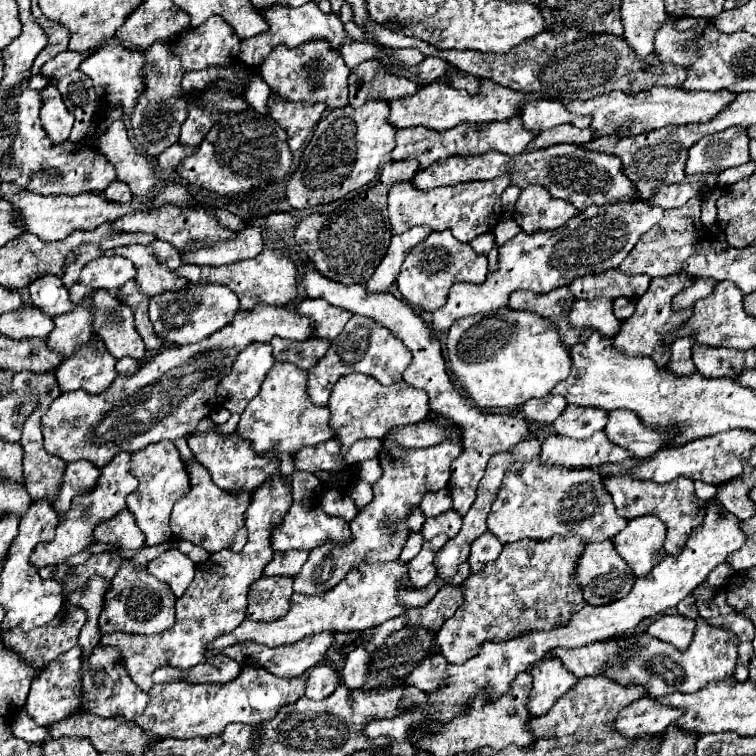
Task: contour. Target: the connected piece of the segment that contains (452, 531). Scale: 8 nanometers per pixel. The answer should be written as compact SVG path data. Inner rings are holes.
M448 510L448 512L442 512L440 516L426 518L420 534L424 536L424 540L432 540L436 534L446 534L448 538L454 538L460 526L462 526L460 514L456 510Z

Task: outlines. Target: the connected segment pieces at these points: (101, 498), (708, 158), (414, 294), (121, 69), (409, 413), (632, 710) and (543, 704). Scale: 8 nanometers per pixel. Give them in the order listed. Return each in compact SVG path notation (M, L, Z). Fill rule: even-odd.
M128 452L116 454L116 458L102 468L102 474L100 474L100 480L98 480L96 488L92 492L88 492L88 496L76 496L76 500L72 500L72 508L70 508L68 516L64 516L64 520L60 520L54 540L48 542L48 544L38 544L34 548L32 564L36 568L48 566L48 564L60 564L68 556L82 552L88 544L94 542L94 536L92 536L94 526L100 520L108 520L108 516L114 516L116 512L120 512L126 506L126 496L136 486L138 486L138 480L130 472L130 454Z
M730 126L716 134L706 134L688 150L686 174L722 172L732 166L746 164L748 156L748 134L746 128Z
M448 230L442 232L430 232L420 244L416 244L410 254L406 256L400 274L396 278L398 290L402 298L412 304L414 308L434 312L440 306L446 304L448 290L452 288L454 282L484 282L488 274L488 262L486 256L476 254L470 244L458 242Z
M120 46L120 48L100 50L100 52L92 54L88 60L82 62L80 70L92 78L98 96L106 94L108 104L124 106L120 110L124 112L124 116L130 116L134 112L134 108L136 108L136 102L138 102L140 94L146 88L144 76L142 76L144 64L146 64L146 50L126 50L126 48Z
M366 374L342 376L330 394L328 410L330 410L330 428L334 430L336 440L340 440L342 444L338 454L340 458L346 456L346 452L356 440L384 438L392 426L416 424L422 418L426 418L430 412L428 394L424 390L412 388L406 382L384 386L384 384L378 384L376 378Z
M648 696L632 702L624 708L624 716L612 722L612 728L620 732L620 736L634 740L644 734L662 734L666 726L670 726L680 716L680 710L656 704Z
M552 656L540 660L530 672L534 676L534 688L528 704L534 716L546 714L556 700L560 700L578 682L578 678L572 676L572 672L568 672L558 658Z

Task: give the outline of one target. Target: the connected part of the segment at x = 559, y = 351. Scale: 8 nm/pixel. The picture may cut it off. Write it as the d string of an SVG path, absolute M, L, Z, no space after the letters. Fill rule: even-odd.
M510 308L496 310L492 314L476 314L452 324L446 338L446 352L450 370L456 376L458 386L480 408L514 408L522 406L530 398L546 396L560 380L568 378L570 356L568 348L560 342L558 330L546 318L530 312L516 312Z

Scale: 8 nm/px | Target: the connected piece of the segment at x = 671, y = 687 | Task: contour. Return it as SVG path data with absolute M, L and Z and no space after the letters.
M698 618L694 638L686 650L678 650L676 646L656 640L648 634L640 636L640 648L628 648L624 658L628 662L622 668L606 670L606 676L620 684L646 684L650 698L664 696L676 692L698 692L710 682L722 682L734 674L736 668L736 654L738 654L738 636L720 626L708 624L704 618Z

